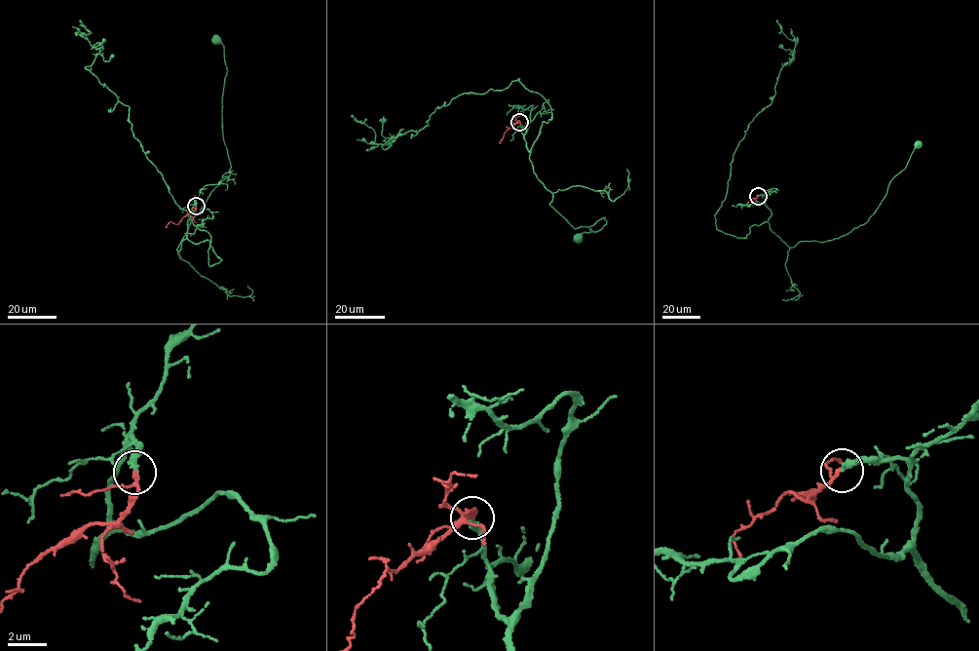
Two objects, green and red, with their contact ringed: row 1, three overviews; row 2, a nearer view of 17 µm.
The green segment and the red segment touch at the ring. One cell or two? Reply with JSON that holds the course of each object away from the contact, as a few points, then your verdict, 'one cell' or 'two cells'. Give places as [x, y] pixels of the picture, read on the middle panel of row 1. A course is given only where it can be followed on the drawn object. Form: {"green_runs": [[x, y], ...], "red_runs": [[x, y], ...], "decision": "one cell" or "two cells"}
{"green_runs": [[518, 122], [535, 174], [553, 195], [550, 206], [577, 228], [604, 217], [607, 222], [577, 237]], "red_runs": [[518, 122], [499, 141]], "decision": "one cell"}

